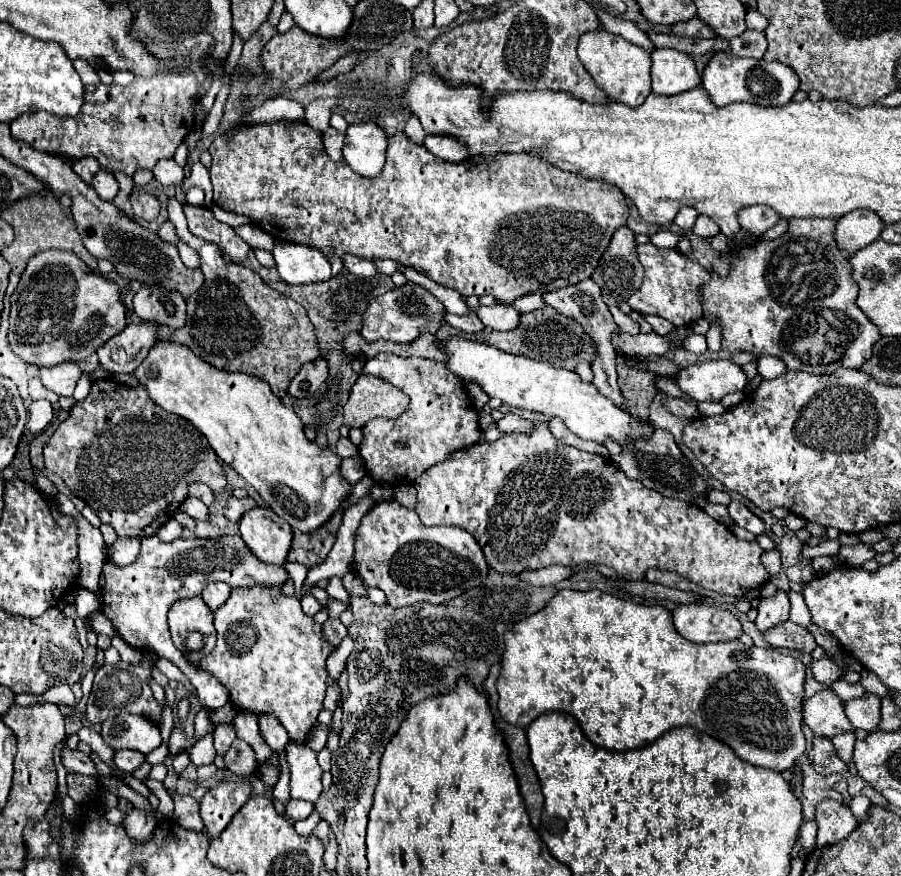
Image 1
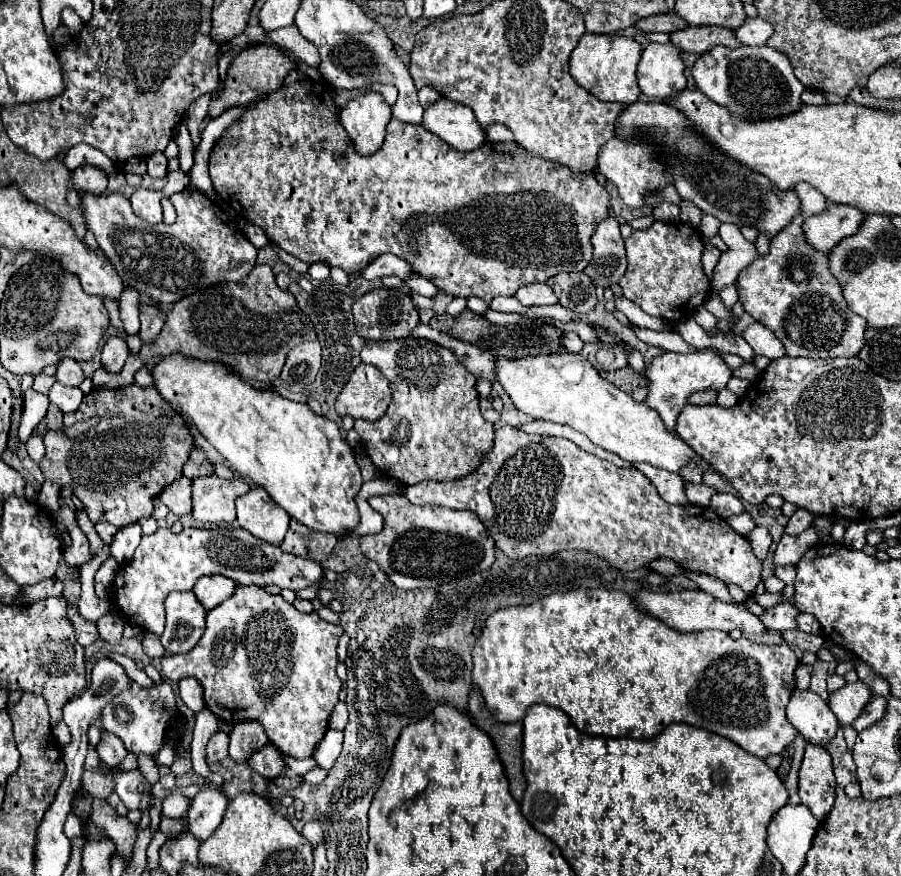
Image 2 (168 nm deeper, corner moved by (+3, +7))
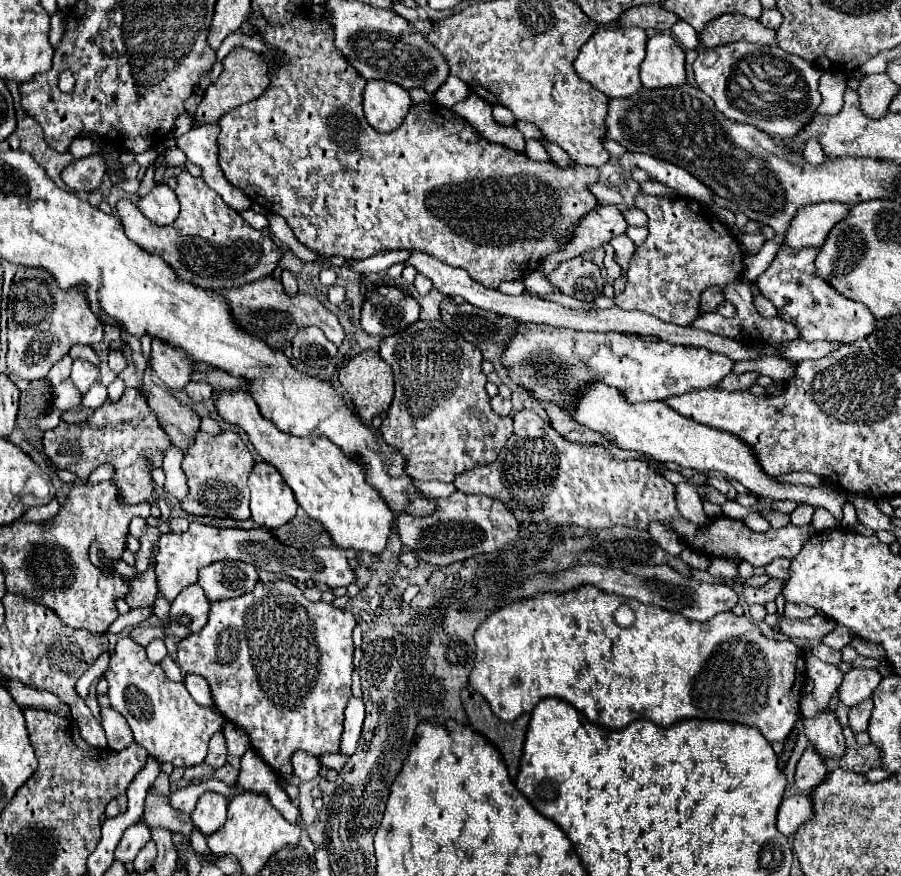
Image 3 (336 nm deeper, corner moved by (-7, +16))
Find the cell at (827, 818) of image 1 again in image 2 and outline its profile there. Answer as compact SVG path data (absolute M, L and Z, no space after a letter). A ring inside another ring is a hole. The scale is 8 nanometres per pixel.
M807 745L803 763L799 769L799 797L801 803L811 809L817 821L831 811L835 801L835 775L827 749Z

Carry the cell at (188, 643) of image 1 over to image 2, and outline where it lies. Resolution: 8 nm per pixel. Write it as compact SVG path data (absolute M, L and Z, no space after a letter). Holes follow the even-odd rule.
M191 591L169 593L169 597L165 599L165 607L167 621L161 635L161 645L169 653L185 653L201 639L205 631L207 611Z

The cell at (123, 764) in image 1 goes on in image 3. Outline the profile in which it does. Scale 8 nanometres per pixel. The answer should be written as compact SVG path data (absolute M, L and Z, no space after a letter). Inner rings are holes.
M101 708L101 726L103 726L105 734L107 734L109 748L115 750L115 752L125 750L133 742L129 726L125 724L125 718L117 710Z

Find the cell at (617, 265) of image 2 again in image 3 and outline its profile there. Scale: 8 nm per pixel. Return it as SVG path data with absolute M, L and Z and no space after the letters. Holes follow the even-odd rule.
M599 206L581 220L581 224L575 230L573 240L567 246L563 246L557 254L547 256L543 264L539 266L539 270L551 272L563 260L581 256L585 250L603 248L615 236L625 234L625 230L627 230L627 222L615 206Z

